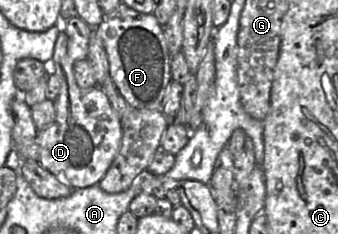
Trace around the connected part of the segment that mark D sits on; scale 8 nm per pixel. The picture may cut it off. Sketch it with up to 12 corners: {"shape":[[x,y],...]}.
{"shape":[[58,34],[55,120],[40,165],[70,187],[97,185],[121,146],[99,86],[81,89]]}

